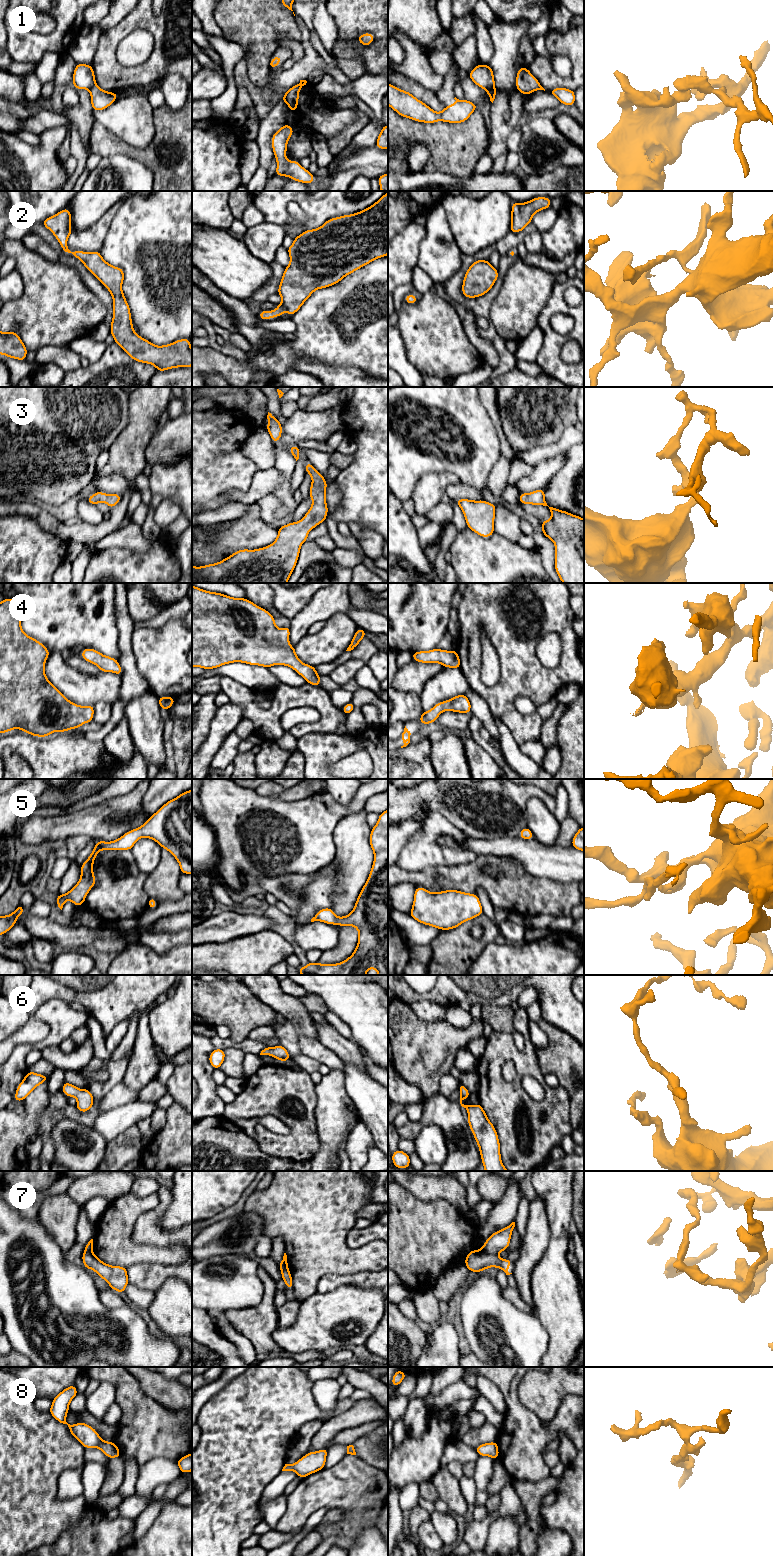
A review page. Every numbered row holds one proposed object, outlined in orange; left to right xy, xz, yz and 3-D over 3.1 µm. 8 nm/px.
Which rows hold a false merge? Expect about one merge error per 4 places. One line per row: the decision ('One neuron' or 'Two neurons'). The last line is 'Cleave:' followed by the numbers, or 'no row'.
1: Two neurons
2: One neuron
3: One neuron
4: One neuron
5: One neuron
6: One neuron
7: One neuron
8: One neuron
Cleave: 1

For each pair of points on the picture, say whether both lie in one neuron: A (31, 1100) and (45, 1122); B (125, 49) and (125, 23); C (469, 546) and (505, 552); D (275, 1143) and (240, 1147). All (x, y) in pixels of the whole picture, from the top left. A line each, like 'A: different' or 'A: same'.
A: different
B: different
C: same
D: different

